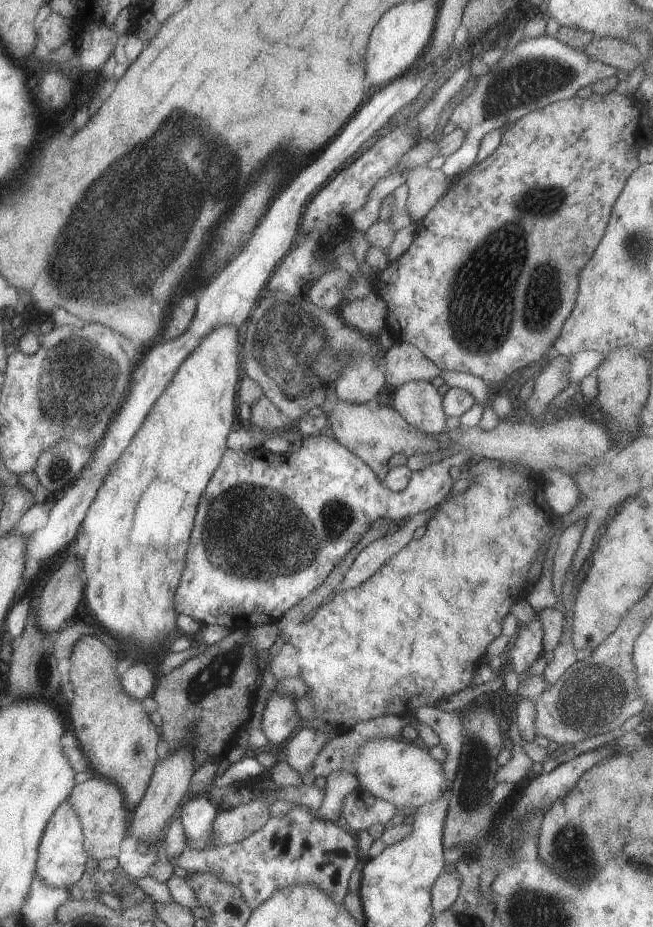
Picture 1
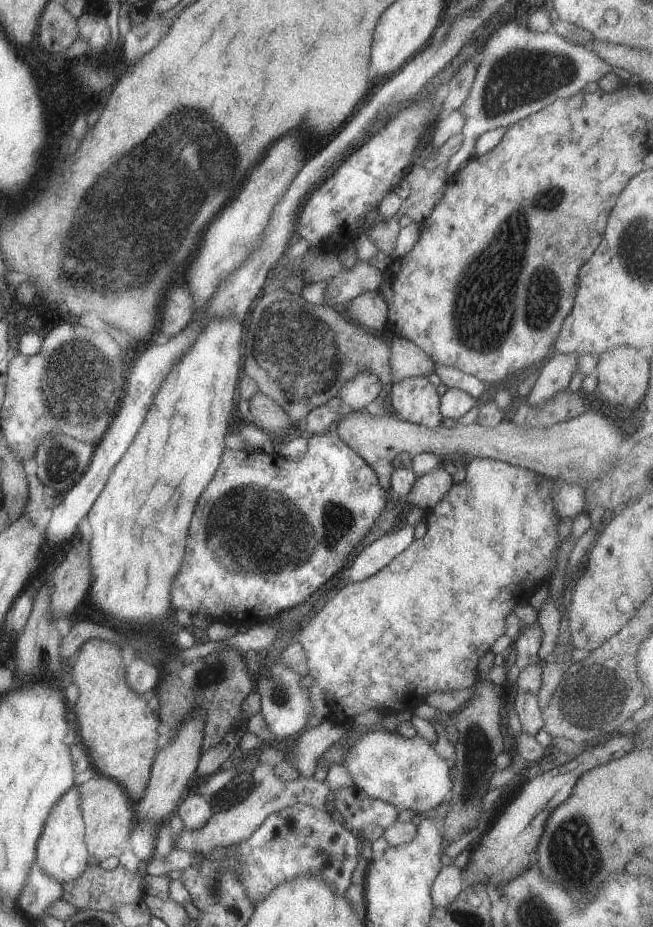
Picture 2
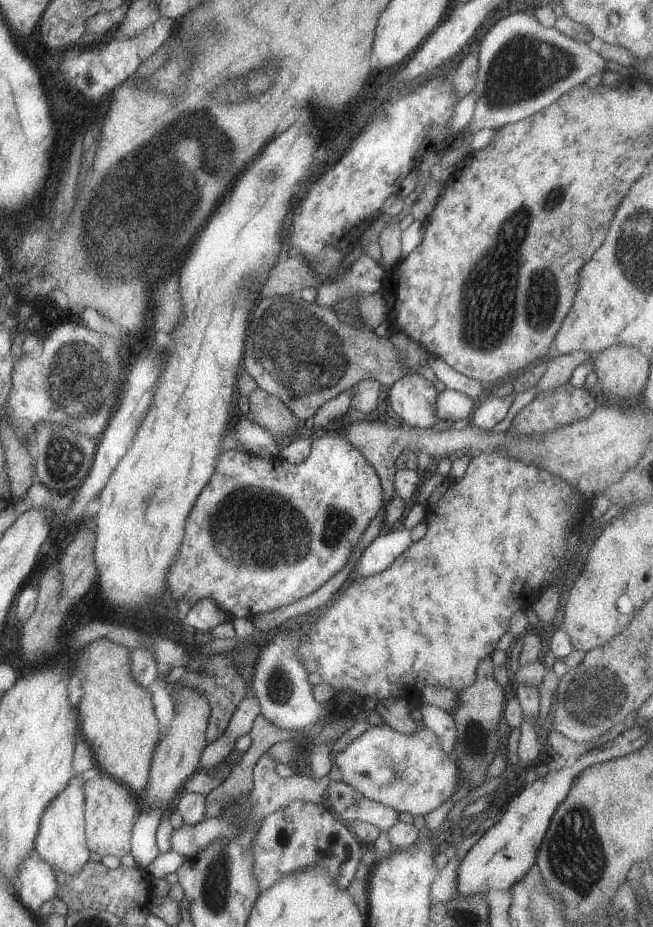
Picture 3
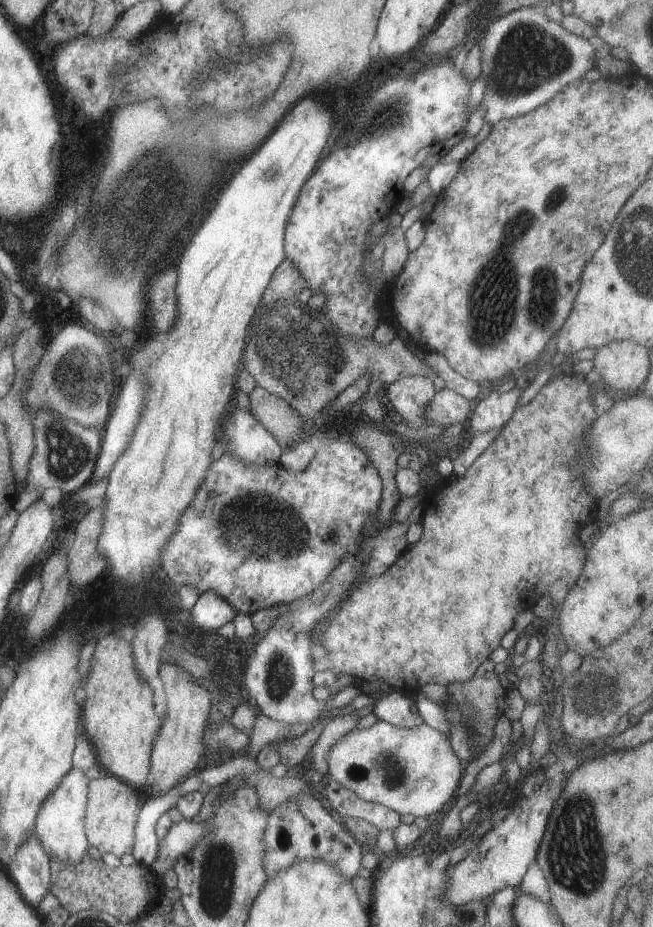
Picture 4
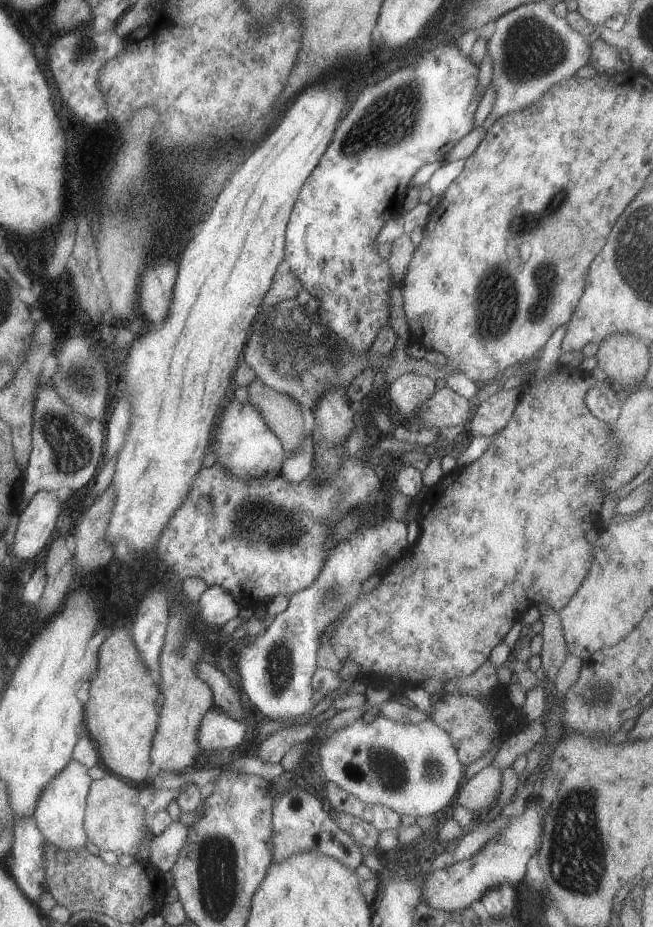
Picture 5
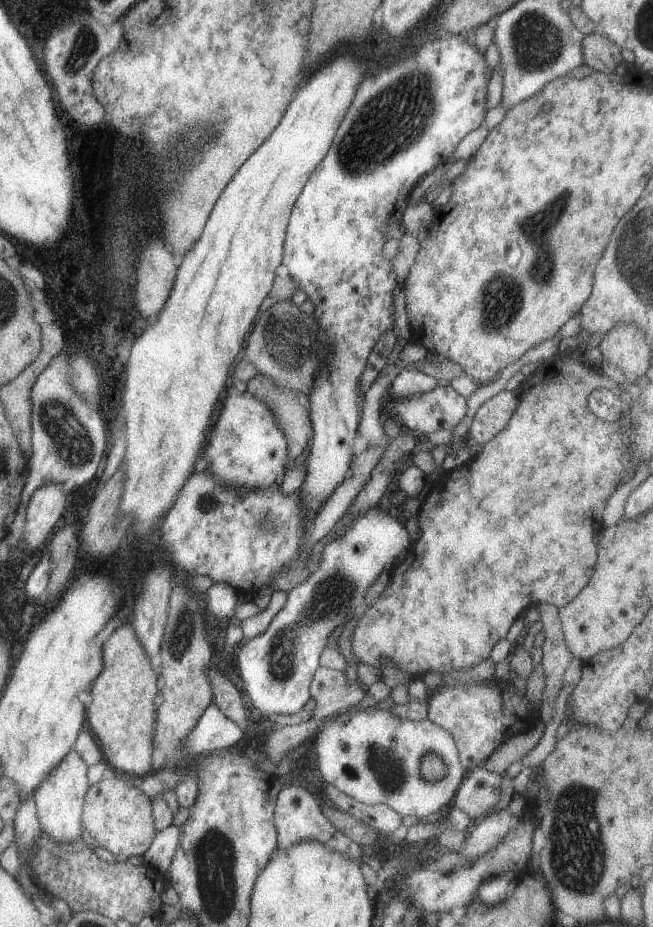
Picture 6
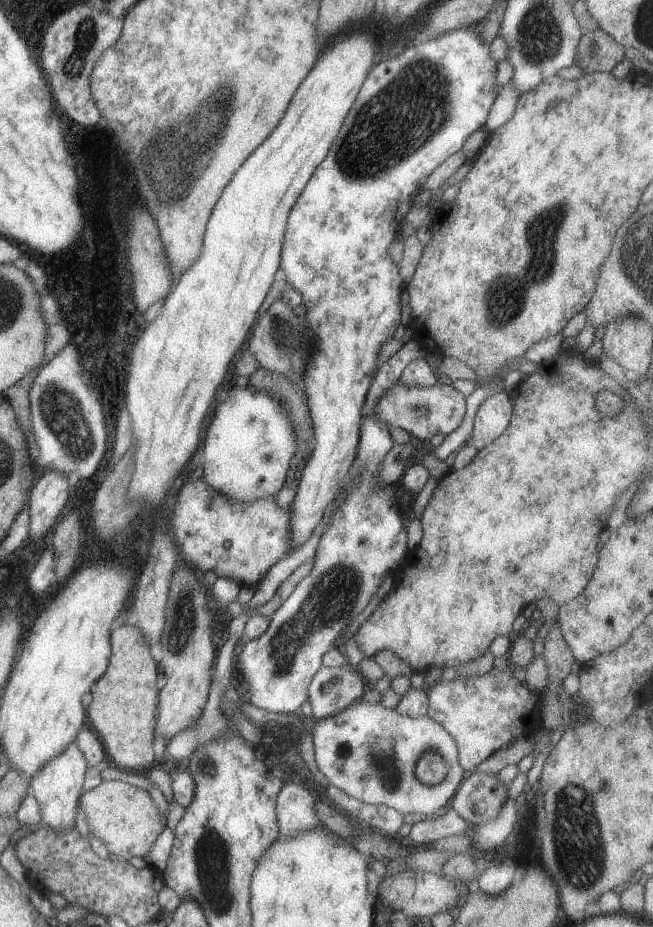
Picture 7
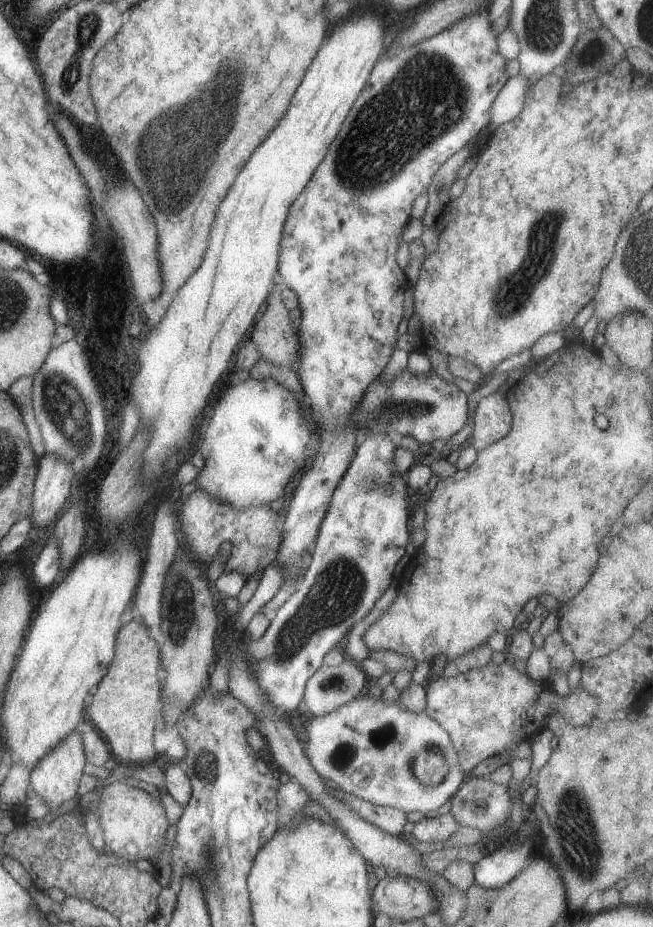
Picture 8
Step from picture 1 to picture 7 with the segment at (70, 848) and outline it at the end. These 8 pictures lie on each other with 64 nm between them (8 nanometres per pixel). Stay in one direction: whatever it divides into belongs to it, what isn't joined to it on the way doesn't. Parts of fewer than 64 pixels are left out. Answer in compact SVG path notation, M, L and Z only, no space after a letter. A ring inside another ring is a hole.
M74 740L35 774L35 777L29 782L28 793L38 801L42 824L60 832L73 829L78 825L79 800L83 793L84 774L88 768L87 760Z

